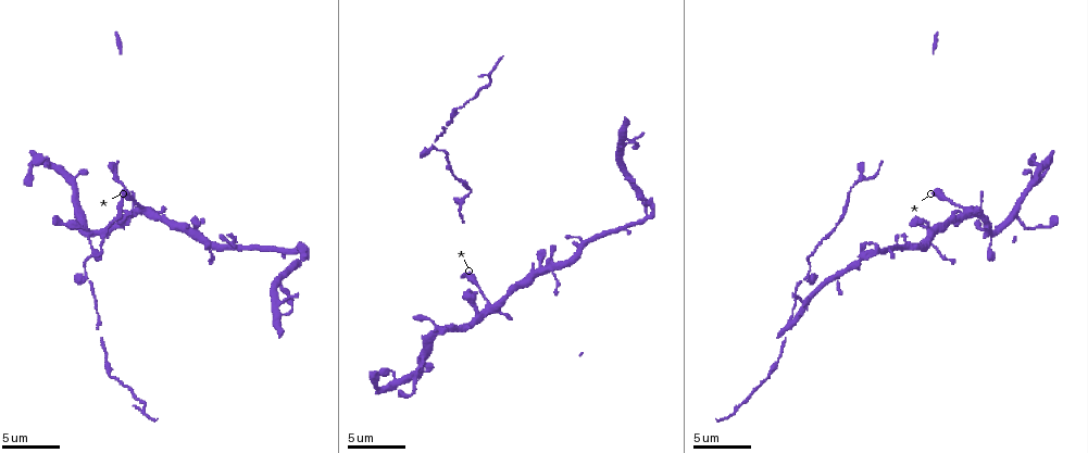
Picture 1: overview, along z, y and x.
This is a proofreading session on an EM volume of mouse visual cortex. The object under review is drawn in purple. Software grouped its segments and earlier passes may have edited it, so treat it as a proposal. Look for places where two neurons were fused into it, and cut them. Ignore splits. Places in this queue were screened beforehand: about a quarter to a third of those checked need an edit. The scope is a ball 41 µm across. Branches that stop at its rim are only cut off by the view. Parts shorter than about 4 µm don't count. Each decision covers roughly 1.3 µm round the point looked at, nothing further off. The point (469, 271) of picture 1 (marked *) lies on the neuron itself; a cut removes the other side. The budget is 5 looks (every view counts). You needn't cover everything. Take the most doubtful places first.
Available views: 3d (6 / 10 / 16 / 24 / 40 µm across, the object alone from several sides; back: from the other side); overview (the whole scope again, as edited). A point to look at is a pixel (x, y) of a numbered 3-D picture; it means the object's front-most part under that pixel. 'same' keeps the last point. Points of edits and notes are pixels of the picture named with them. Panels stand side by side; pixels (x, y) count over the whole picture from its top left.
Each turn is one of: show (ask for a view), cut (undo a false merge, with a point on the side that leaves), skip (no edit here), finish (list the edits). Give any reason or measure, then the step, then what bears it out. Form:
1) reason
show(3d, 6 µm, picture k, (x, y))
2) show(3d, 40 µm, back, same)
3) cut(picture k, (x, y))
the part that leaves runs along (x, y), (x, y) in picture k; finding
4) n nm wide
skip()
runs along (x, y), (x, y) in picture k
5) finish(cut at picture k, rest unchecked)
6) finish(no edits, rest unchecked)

two arms in line, one across
show(3d, 10 µm, picture 1, (85, 268))

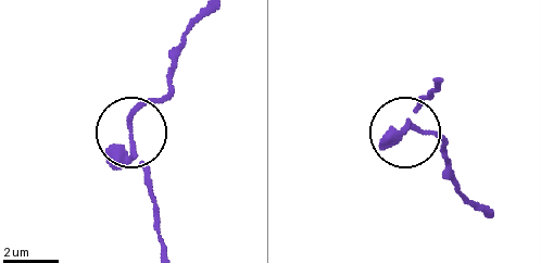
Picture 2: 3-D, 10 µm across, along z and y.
show(3d, 10 µm, back, picture 2, (133, 133))

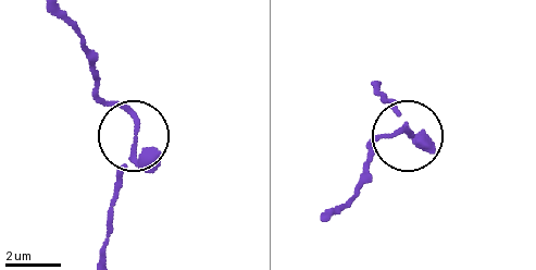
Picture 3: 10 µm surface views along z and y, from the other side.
160 nm wide
skip()
one neuron here

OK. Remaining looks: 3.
small branch off a trunk
show(3d, 10 µm, picture 1, (423, 356))

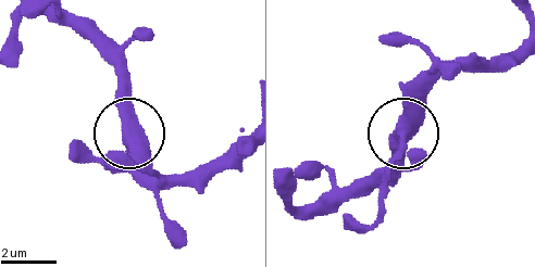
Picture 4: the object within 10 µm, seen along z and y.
side arm 5 µm
skip()
runs along (521, 45), (437, 80), (401, 136), (387, 182) in picture 4; all the same neuron

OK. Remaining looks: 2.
looks like a crossing
show(3d, 16 µm, picture 1, (145, 212))

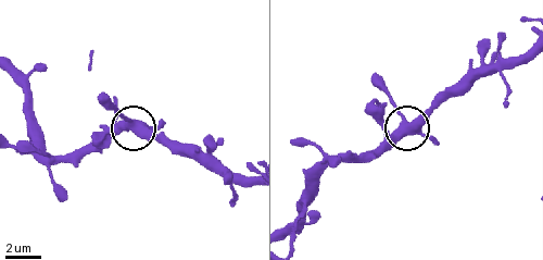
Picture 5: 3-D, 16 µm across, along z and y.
from behind
show(3d, 16 µm, back, picture 5, (136, 128))

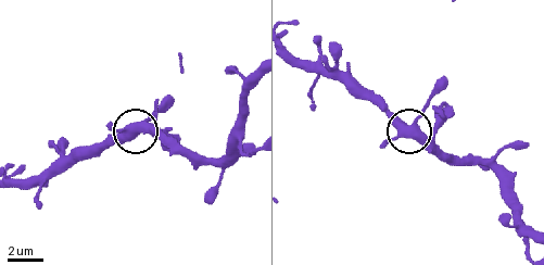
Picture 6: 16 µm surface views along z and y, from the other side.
4 arms
skip()
one neuron here

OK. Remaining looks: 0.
finish(no edits, rest unchecked)

